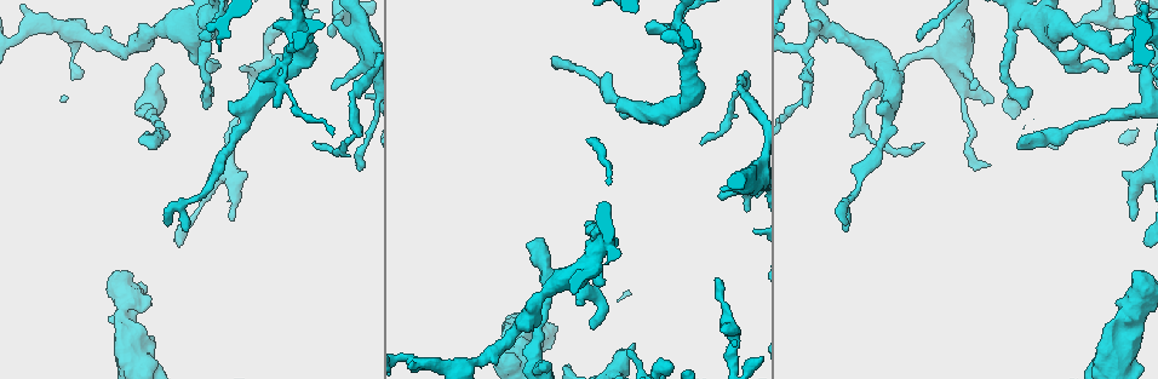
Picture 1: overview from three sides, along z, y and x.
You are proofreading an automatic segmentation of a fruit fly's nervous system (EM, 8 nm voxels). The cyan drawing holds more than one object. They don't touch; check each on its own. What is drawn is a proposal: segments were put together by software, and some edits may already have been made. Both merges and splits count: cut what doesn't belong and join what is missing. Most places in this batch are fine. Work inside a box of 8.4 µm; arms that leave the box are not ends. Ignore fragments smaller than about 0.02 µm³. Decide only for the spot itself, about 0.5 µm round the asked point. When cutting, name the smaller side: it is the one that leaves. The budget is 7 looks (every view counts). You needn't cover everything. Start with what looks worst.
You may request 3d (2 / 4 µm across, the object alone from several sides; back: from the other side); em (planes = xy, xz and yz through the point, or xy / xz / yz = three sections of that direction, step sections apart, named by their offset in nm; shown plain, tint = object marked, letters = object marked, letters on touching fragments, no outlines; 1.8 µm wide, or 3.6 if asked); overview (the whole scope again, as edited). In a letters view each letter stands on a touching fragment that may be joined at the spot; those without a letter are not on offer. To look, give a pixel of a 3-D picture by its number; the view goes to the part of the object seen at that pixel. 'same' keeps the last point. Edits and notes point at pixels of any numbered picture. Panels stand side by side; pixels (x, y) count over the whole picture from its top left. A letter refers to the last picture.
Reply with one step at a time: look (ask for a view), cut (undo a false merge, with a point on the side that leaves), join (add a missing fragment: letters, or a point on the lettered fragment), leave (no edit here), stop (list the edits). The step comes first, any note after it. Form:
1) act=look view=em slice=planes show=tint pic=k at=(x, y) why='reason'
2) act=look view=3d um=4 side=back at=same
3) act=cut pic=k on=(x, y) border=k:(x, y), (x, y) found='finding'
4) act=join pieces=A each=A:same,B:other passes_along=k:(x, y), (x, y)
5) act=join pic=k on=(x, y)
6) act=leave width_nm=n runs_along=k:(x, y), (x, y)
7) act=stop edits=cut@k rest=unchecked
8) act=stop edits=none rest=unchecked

act=look view=3d um=4 pic=1 at=(1023, 143) why='end of a long branch'

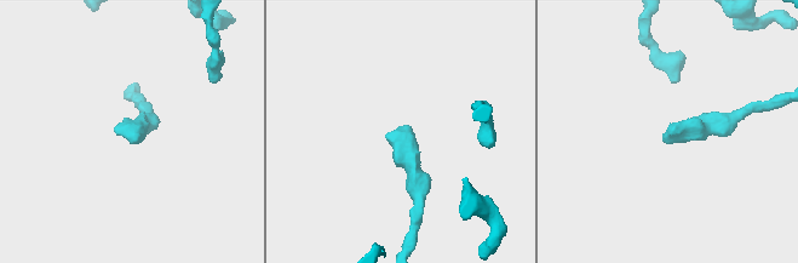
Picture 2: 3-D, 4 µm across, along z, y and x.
act=look view=em slice=yz step=16 show=tint pic=2 at=(118, 135) why='need the tissue'

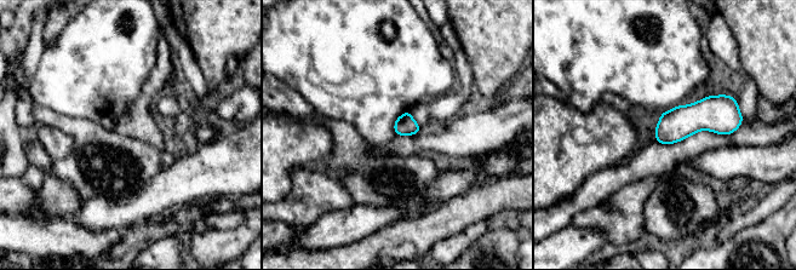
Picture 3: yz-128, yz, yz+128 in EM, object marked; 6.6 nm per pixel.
act=look view=em slice=planes show=letters at=same why='another direction'

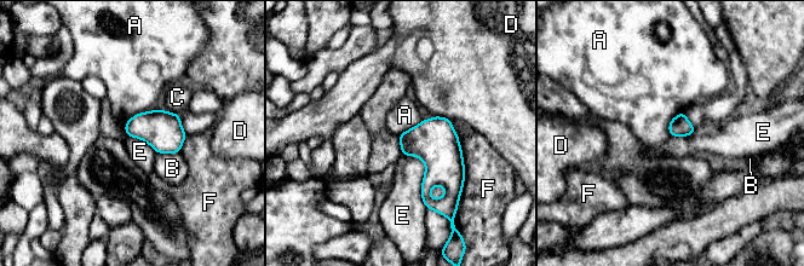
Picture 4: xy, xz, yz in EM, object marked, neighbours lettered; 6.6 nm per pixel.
act=leave width_nm=140 longest_contact=E:400nm each=A:other,B:other,C:other,D:other,E:other,F:other found='none of them fits'

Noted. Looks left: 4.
act=look view=em um=3.6 slice=yz step=4 show=letters pic=1 at=(329, 31) why='thin end'

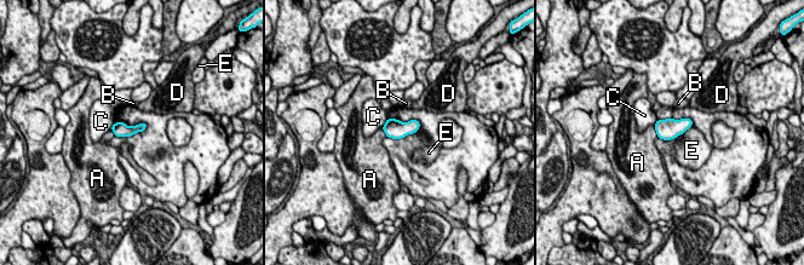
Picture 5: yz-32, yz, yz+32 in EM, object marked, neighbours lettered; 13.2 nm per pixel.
act=look view=em um=3.6 slice=planes show=letters at=same

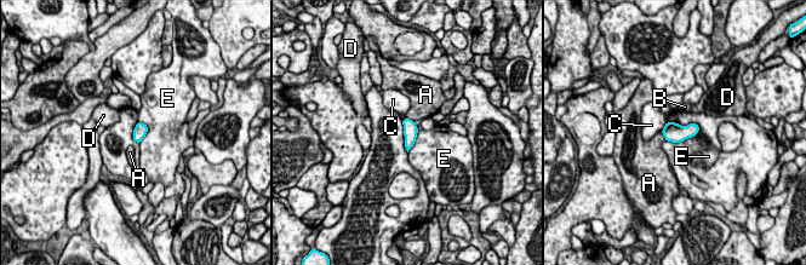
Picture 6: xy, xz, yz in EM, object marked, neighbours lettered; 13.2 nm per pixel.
act=leave each=A:other,B:other,C:other,D:other,E:other border=6:(138, 121), (147, 126), (139, 143) found='none of them fits'

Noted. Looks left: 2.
act=look view=em slice=yz step=4 show=letters pic=1 at=(1051, 23) why='sudden change in width'

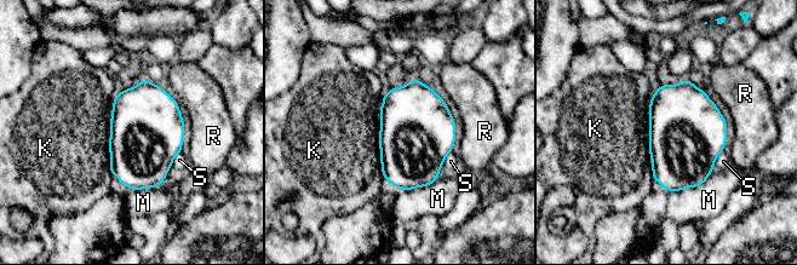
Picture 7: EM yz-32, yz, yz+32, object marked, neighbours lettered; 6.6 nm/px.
act=leave each=K:other,M:other,R:other,S:other border=7:(385, 93), (379, 132), (384, 179) found='all the same cell'

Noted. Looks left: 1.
act=stop edits=none rest=unchecked

